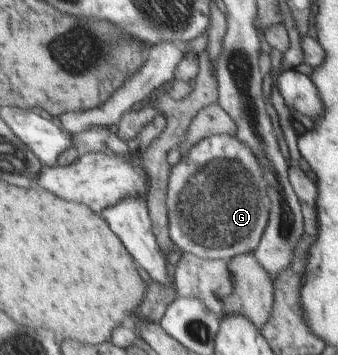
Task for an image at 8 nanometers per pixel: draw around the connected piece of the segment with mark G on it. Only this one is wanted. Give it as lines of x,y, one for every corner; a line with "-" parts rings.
215,135
190,148
179,164
173,165
168,180
168,215
170,237
183,253
191,253
202,259
229,261
242,254
251,254
263,237
268,222
268,182
264,179
259,158
237,136

